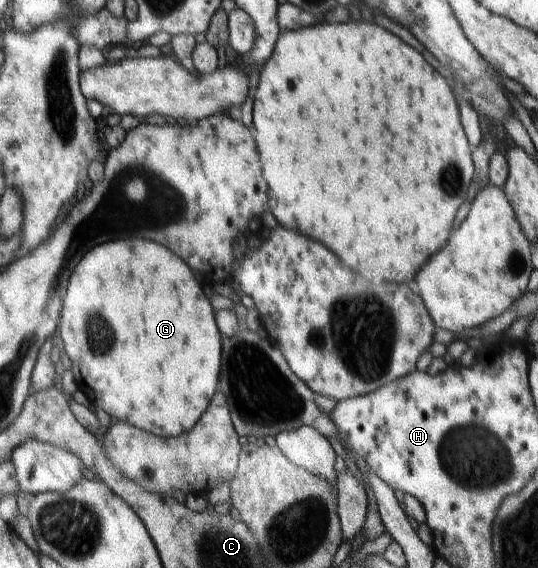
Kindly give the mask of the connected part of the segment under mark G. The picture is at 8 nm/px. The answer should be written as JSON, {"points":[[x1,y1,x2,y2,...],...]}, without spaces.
{"points":[[129,238,129,240,119,240,119,242,98,244,85,253,69,277,60,312,59,334,63,340,63,350,72,362,71,370,78,389,90,400,91,407,97,407,107,412,110,417,113,416,121,422,132,424,145,432,163,438,178,437,189,432,207,410,211,397,219,390,223,346,221,334,213,318,213,308,207,296,203,294,204,289,201,290,201,286,197,284,198,280,193,278,191,272,191,268,179,256,175,256,175,253,168,248,150,240]]}

